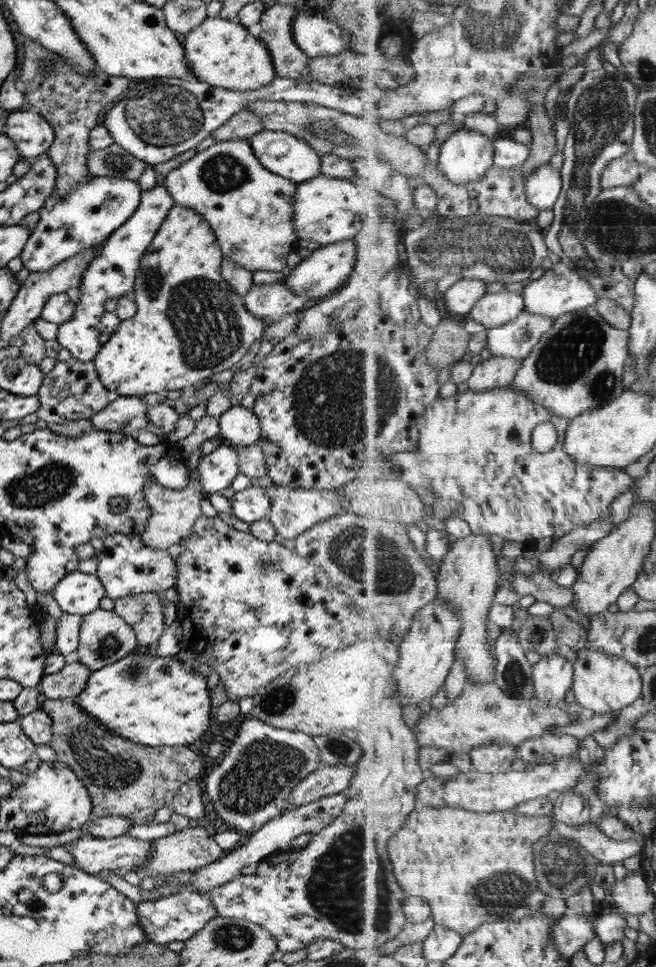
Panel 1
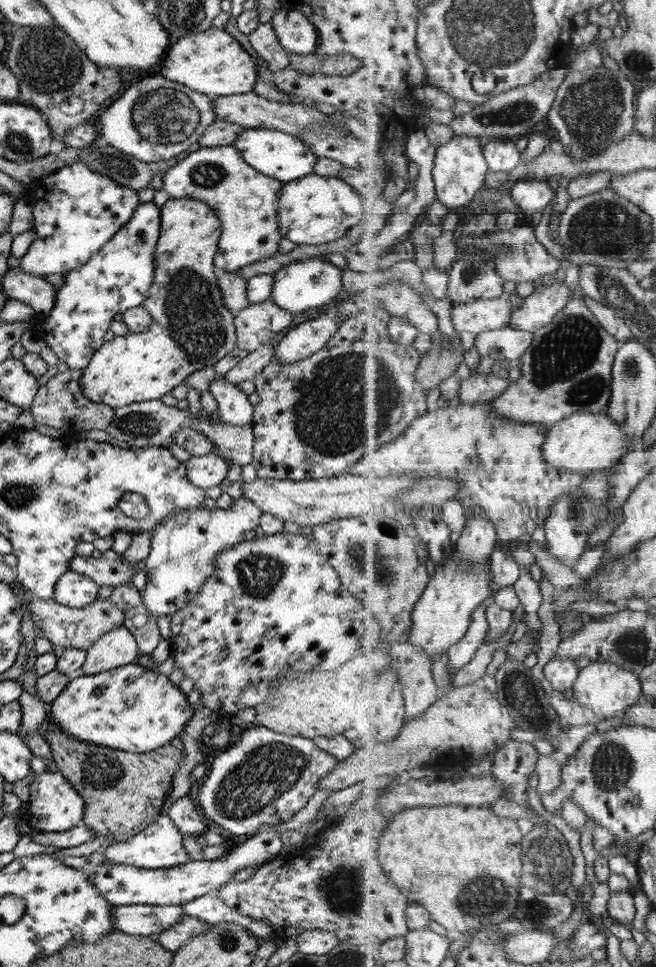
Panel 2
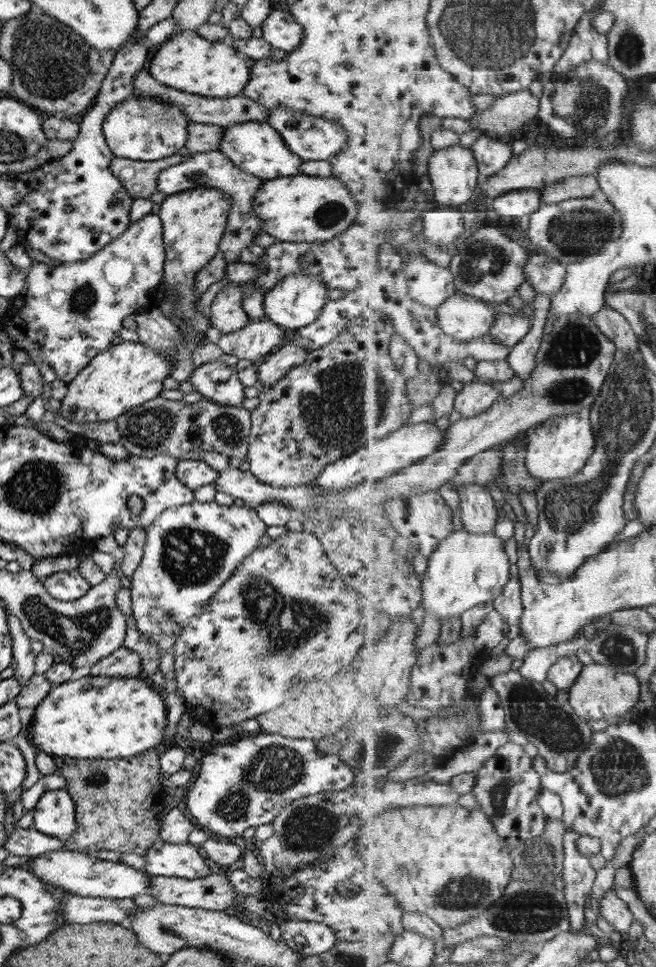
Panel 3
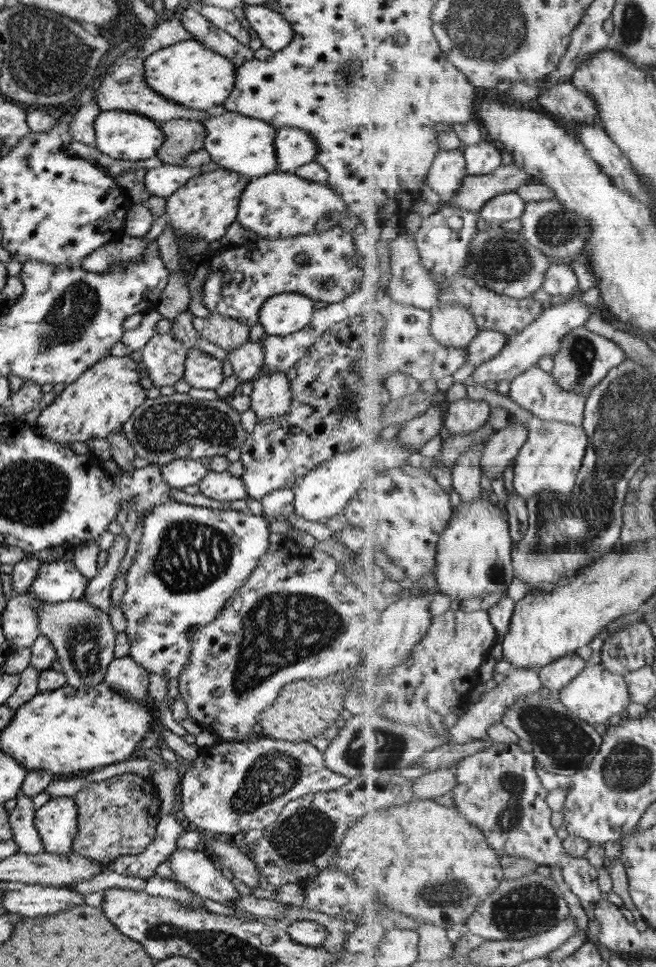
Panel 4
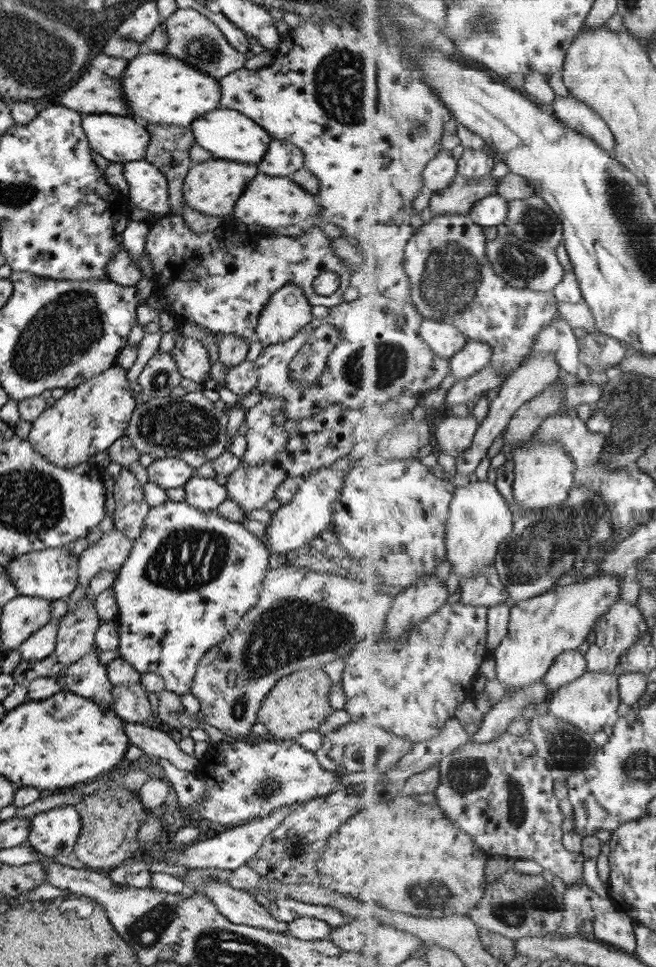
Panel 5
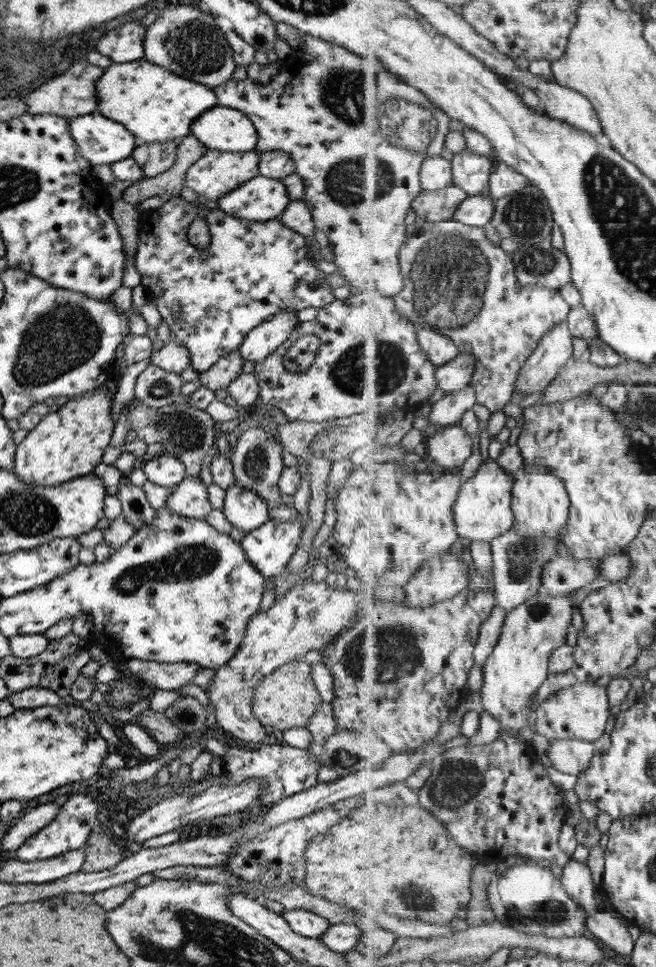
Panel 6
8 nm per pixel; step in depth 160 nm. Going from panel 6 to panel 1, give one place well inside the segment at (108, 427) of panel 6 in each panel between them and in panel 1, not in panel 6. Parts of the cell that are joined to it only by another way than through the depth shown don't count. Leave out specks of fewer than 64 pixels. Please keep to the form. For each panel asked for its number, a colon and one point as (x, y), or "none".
1: (189, 324)
2: (190, 329)
3: (123, 376)
4: (96, 405)
5: (87, 419)

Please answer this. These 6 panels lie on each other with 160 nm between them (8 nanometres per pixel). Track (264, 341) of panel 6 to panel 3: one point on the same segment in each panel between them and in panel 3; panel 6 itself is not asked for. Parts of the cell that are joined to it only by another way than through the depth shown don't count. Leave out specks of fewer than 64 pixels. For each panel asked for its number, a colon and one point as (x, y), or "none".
3: (295, 301)
4: (285, 313)
5: (287, 311)

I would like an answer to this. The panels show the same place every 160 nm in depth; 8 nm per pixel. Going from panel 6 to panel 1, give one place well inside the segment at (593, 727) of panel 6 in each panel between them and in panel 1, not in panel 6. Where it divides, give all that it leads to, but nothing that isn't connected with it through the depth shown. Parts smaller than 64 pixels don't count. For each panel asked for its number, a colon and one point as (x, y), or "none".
1: (604, 682)
2: (607, 689)
3: (601, 692)
4: (597, 694)
5: (591, 702)

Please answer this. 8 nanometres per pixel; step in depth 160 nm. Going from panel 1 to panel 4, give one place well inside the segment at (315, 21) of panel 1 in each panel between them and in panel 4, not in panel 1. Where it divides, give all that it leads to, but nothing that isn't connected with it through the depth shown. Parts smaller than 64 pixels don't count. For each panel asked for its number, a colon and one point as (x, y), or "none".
2: (293, 32)
3: (279, 30)
4: (273, 31)

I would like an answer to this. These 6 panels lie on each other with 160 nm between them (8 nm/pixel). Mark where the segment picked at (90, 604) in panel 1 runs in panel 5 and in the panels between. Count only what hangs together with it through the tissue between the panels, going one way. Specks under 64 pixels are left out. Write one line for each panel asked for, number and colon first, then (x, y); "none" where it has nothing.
2: (74, 590)
3: (65, 586)
4: (57, 581)
5: (52, 574)

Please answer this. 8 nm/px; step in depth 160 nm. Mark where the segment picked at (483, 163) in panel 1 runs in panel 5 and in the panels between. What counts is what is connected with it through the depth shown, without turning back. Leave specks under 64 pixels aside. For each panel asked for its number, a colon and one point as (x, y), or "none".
2: (460, 168)
3: (454, 174)
4: (446, 176)
5: (441, 172)

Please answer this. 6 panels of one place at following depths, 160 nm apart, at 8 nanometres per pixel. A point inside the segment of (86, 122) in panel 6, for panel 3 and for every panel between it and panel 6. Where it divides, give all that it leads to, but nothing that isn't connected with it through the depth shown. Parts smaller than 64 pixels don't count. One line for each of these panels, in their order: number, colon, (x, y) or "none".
3: (139, 128)
4: (121, 135)
5: (119, 139)

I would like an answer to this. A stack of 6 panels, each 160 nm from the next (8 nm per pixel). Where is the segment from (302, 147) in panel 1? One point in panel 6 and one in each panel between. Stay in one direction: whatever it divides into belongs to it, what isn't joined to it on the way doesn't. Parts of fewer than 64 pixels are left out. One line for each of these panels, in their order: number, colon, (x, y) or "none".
2: (277, 155)
3: (254, 147)
4: (243, 145)
5: (227, 134)
6: (219, 128)

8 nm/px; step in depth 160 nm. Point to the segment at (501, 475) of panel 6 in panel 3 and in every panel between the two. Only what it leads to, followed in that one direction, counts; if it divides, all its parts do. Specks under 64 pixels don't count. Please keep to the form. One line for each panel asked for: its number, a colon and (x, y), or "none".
3: (467, 569)
4: (474, 557)
5: (480, 519)

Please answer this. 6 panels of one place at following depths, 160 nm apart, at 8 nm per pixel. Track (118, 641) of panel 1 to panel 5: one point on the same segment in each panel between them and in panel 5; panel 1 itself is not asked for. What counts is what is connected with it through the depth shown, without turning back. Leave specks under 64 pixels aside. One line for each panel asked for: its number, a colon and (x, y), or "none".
2: (116, 648)
3: (121, 662)
4: (126, 677)
5: (130, 704)

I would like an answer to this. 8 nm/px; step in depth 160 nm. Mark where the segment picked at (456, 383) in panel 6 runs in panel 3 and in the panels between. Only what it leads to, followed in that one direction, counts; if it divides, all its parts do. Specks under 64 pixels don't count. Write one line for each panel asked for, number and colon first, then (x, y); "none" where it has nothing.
3: (509, 329)
4: (487, 344)
5: (476, 355)

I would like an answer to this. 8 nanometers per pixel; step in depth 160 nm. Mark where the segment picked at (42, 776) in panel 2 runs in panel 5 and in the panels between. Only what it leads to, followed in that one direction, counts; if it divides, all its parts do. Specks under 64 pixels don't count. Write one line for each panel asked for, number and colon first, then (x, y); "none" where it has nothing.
3: (53, 814)
4: (55, 821)
5: (53, 832)

